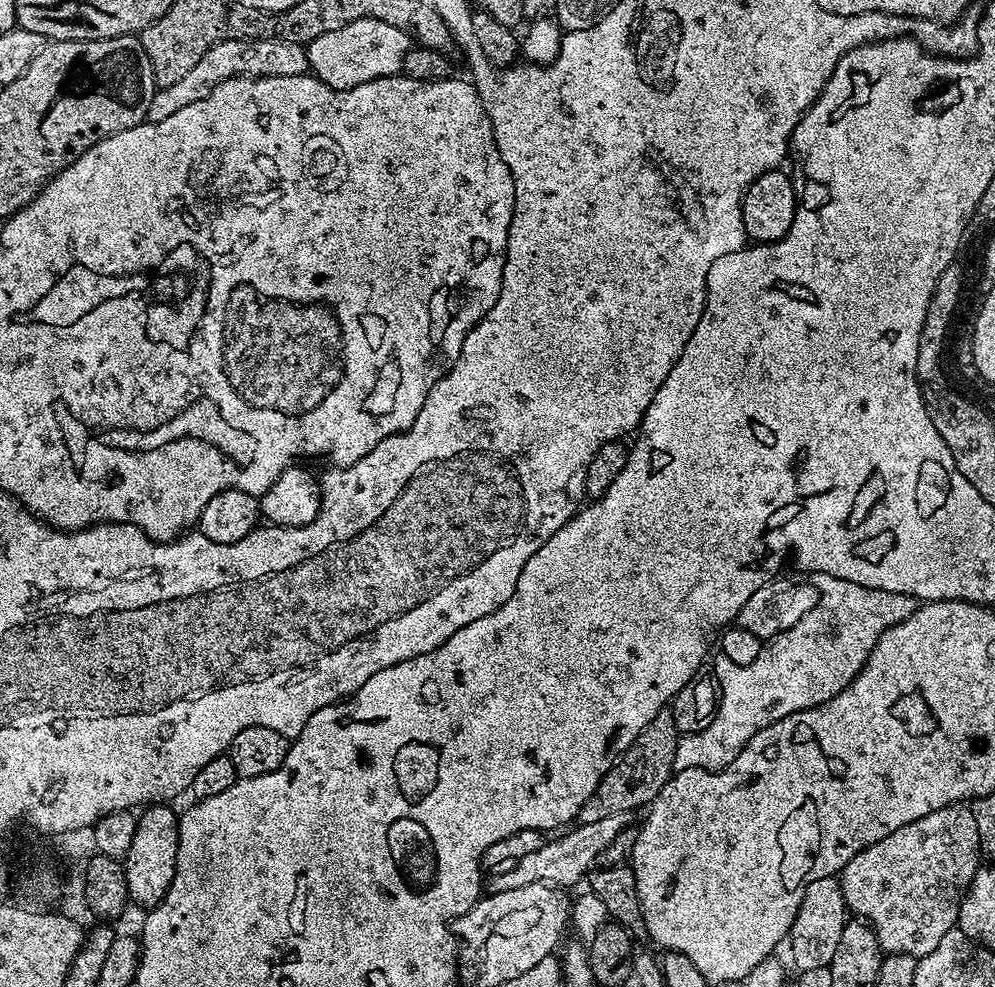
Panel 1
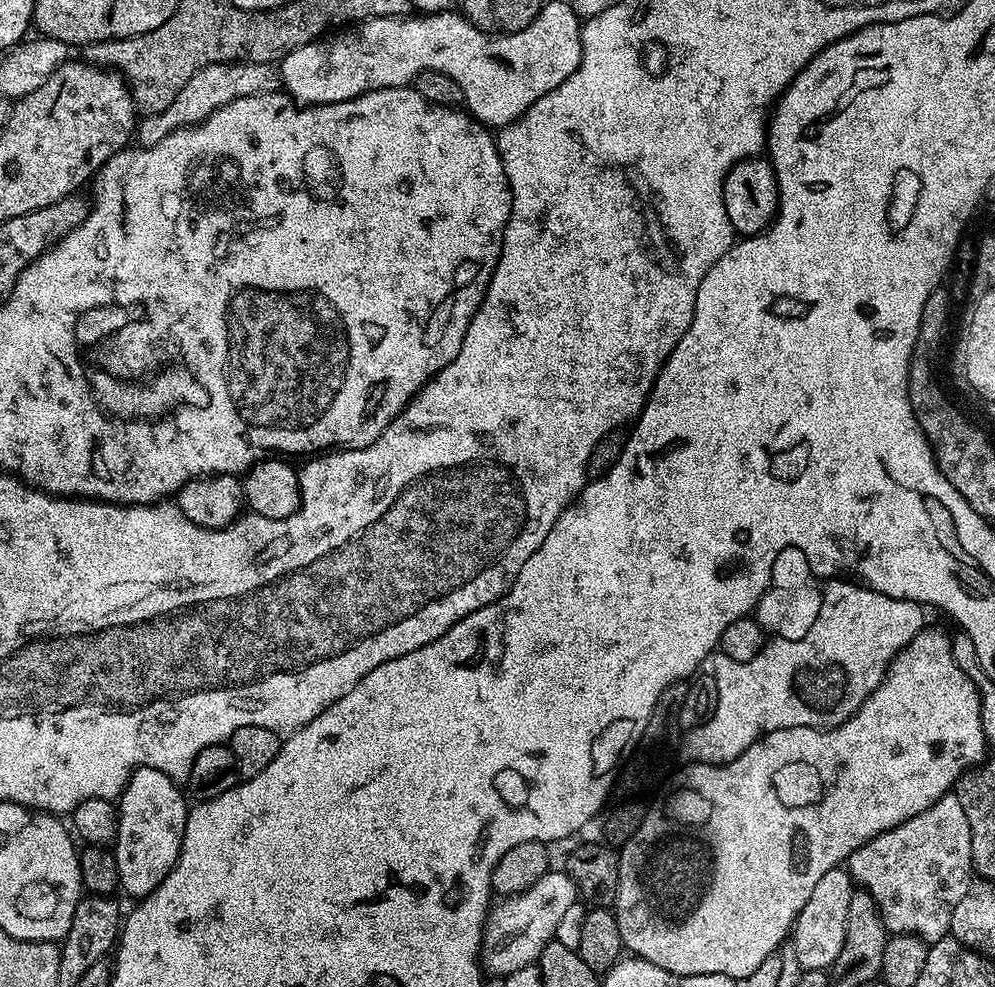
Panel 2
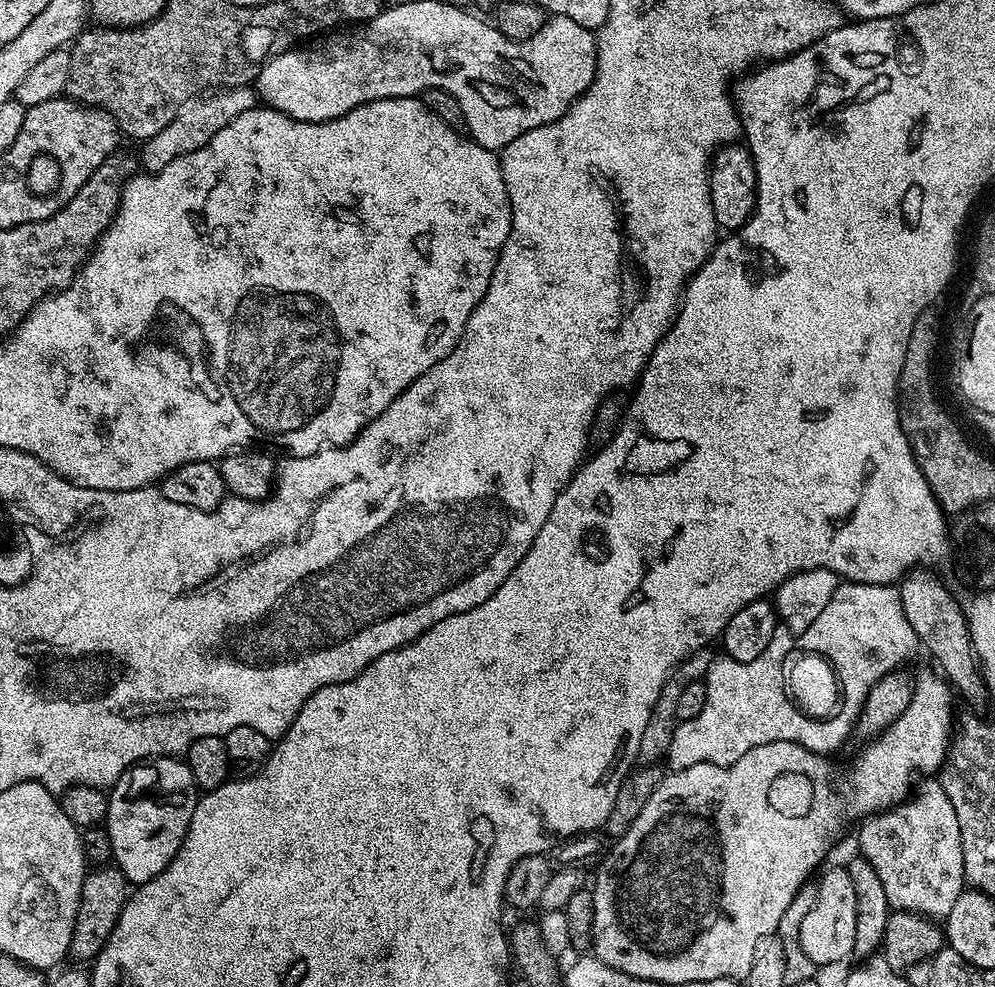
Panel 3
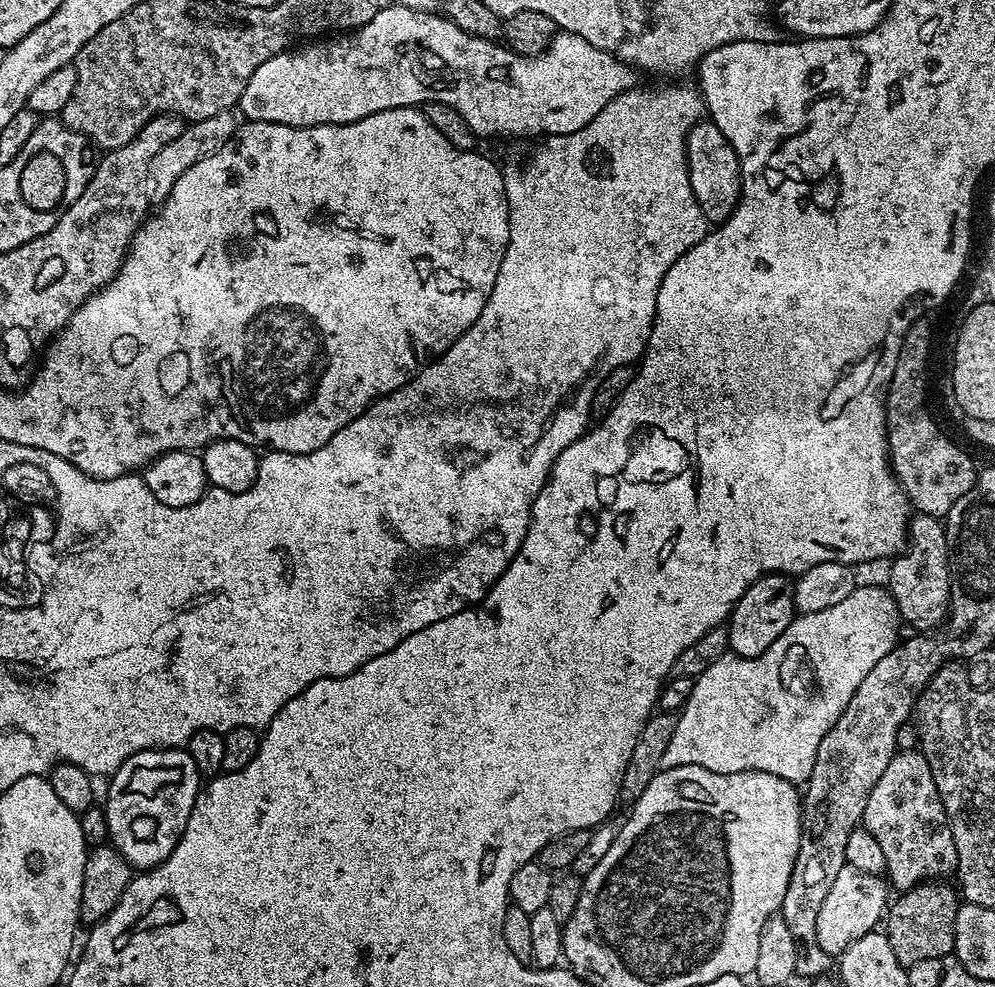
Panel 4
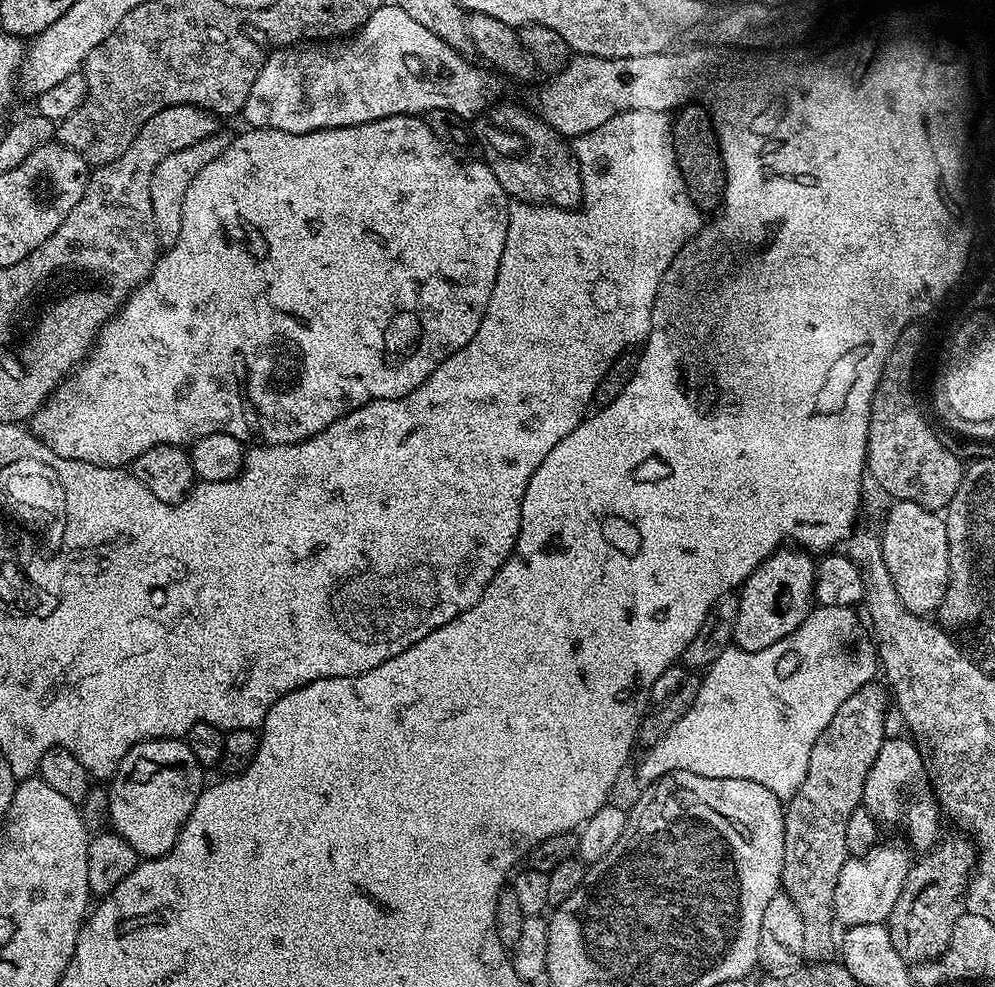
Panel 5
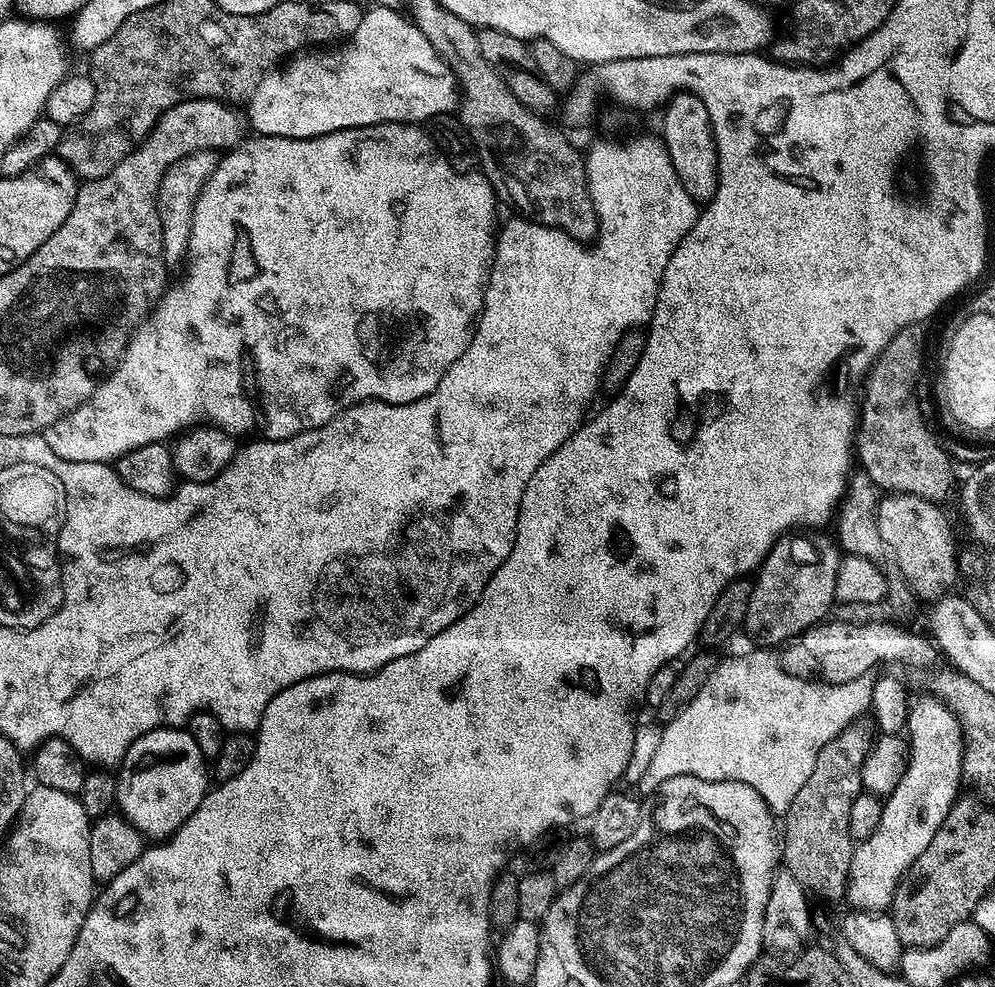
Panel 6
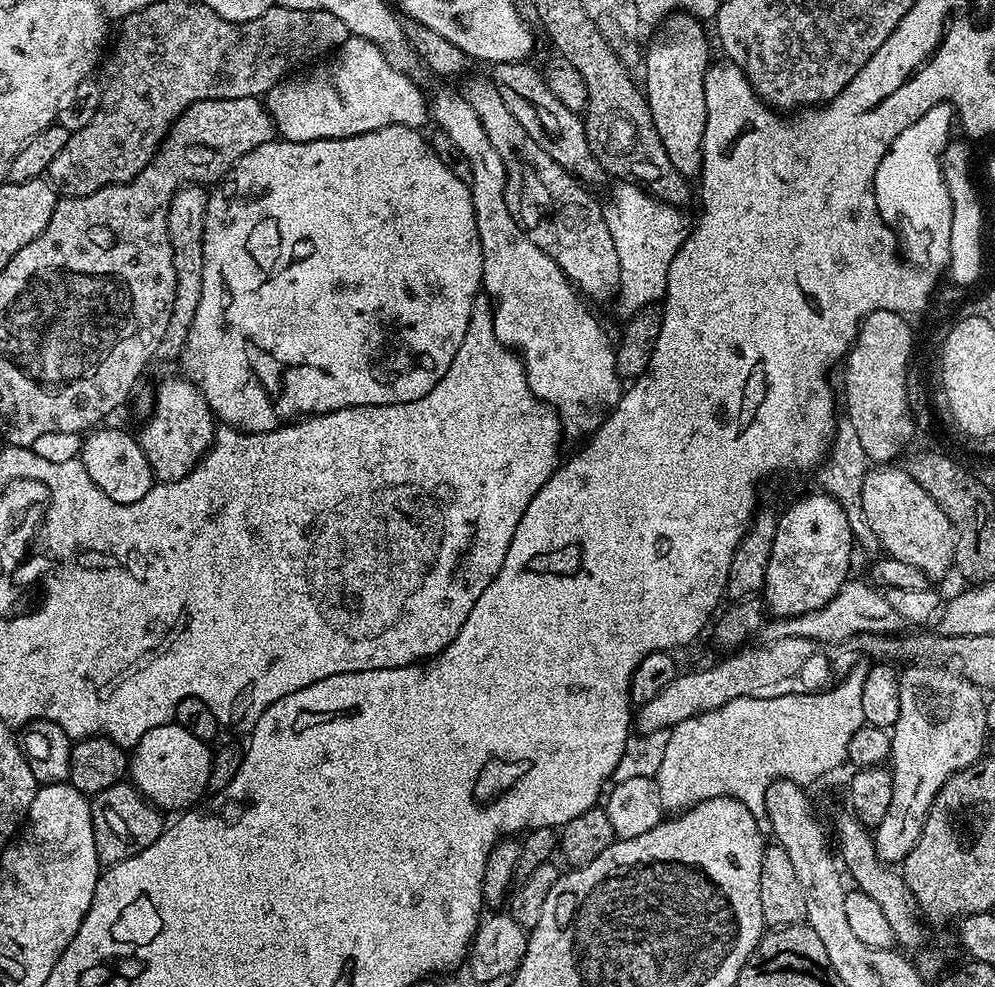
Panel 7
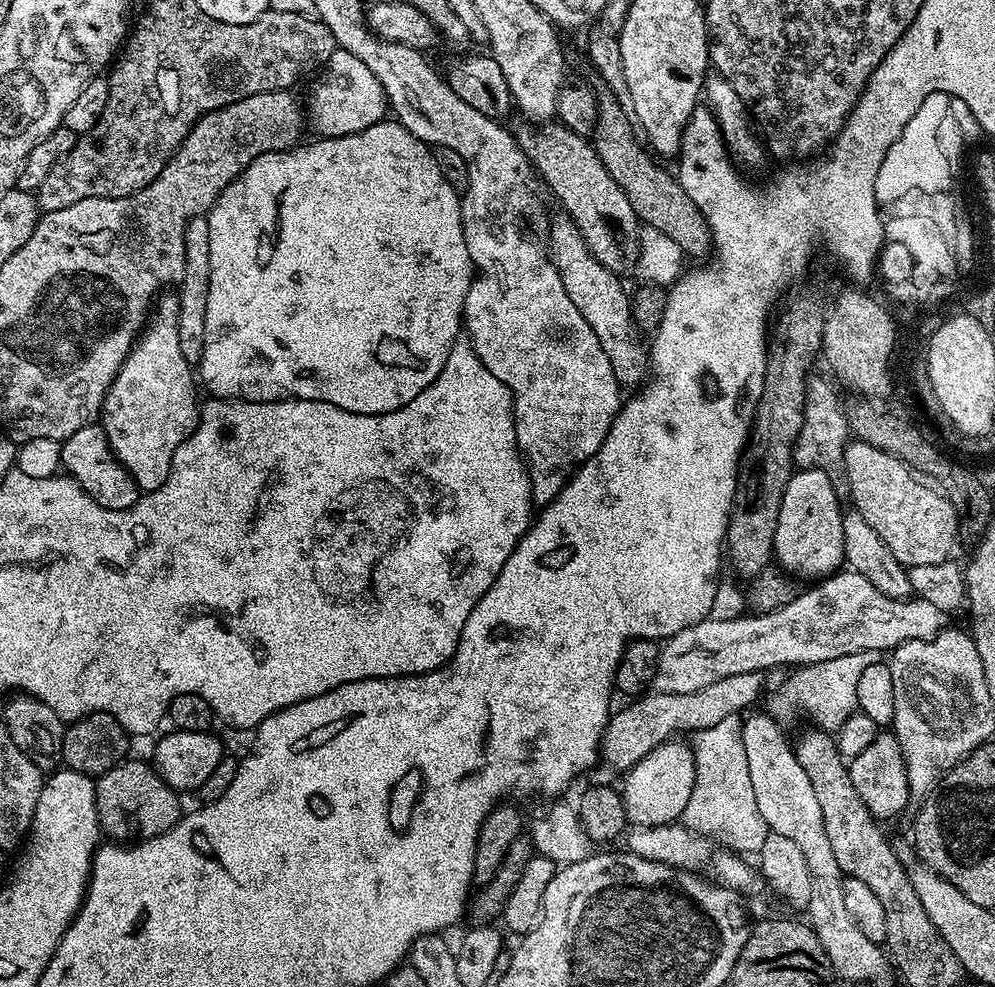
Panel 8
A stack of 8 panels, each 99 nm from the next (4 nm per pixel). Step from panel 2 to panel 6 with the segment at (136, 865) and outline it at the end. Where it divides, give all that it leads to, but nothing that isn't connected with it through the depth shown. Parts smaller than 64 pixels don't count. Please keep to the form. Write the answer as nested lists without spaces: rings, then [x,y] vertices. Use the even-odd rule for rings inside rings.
[[[183,727],[155,728],[135,740],[120,761],[115,807],[145,837],[167,838],[198,810],[202,798],[210,790],[208,776],[210,780],[209,761],[187,730]]]

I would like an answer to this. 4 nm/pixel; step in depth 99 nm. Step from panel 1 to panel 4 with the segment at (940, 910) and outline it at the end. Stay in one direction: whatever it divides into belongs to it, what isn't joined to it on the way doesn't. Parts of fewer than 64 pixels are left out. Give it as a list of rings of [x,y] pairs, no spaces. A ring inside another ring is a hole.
[[[897,751],[890,766],[886,766],[886,774],[870,790],[862,824],[874,834],[882,846],[882,854],[886,854],[886,876],[893,889],[913,888],[915,884],[948,878],[955,873],[956,847],[950,822],[923,752]]]

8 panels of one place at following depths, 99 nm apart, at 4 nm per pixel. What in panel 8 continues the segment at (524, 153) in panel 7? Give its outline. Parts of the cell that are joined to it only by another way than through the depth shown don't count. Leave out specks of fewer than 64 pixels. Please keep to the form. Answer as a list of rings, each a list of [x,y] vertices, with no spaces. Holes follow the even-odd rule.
[[[560,214],[553,222],[546,248],[553,266],[562,278],[562,286],[566,286],[566,294],[570,294],[570,302],[578,306],[578,314],[590,322],[598,342],[602,342],[602,350],[606,350],[606,358],[610,358],[616,381],[622,386],[643,385],[650,376],[650,352],[645,345],[644,348],[640,345],[642,336],[632,321],[632,297],[627,291],[624,293],[620,285],[621,277],[606,270],[606,266],[602,266],[602,262],[592,256],[578,226],[567,214]]]

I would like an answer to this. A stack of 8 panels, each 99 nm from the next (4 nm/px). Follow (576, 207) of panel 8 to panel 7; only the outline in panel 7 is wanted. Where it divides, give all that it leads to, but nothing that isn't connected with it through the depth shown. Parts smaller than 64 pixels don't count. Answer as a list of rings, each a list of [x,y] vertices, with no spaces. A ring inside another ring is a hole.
[[[509,62],[507,64],[497,64],[491,69],[490,76],[498,85],[503,97],[504,104],[518,118],[518,126],[526,130],[558,166],[562,166],[567,172],[571,172],[577,180],[589,182],[602,176],[602,169],[596,160],[592,157],[590,146],[586,142],[586,130],[581,113],[574,112],[562,106],[554,94],[546,86],[543,75],[536,72],[528,65],[528,62]]]

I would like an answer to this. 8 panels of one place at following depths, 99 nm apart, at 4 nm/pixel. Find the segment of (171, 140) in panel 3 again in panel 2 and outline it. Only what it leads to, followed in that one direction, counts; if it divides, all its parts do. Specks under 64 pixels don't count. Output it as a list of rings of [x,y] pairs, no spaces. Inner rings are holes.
[[[233,62],[230,64],[208,64],[200,68],[178,90],[178,98],[153,116],[145,115],[139,121],[134,133],[135,139],[145,148],[153,148],[162,138],[174,134],[179,128],[190,128],[201,124],[214,110],[234,102],[238,98],[248,98],[267,92],[275,92],[281,87],[280,73],[272,64],[250,64],[247,62]]]

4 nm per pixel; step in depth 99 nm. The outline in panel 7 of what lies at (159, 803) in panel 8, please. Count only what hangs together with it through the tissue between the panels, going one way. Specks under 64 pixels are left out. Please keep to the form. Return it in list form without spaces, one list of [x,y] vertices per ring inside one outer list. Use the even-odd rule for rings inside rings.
[[[121,782],[91,797],[92,825],[94,826],[94,846],[98,850],[101,865],[107,866],[126,862],[134,854],[142,854],[161,836],[166,827],[161,809],[151,804],[131,782]]]

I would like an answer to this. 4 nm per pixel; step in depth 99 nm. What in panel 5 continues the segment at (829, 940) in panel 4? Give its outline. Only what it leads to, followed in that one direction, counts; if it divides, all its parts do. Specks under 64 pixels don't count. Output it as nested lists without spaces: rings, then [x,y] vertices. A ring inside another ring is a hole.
[[[877,846],[864,856],[849,856],[834,888],[833,917],[848,928],[863,924],[884,924],[890,910],[894,910],[894,902],[898,902],[898,894],[902,894],[909,867],[907,854],[896,848]]]

